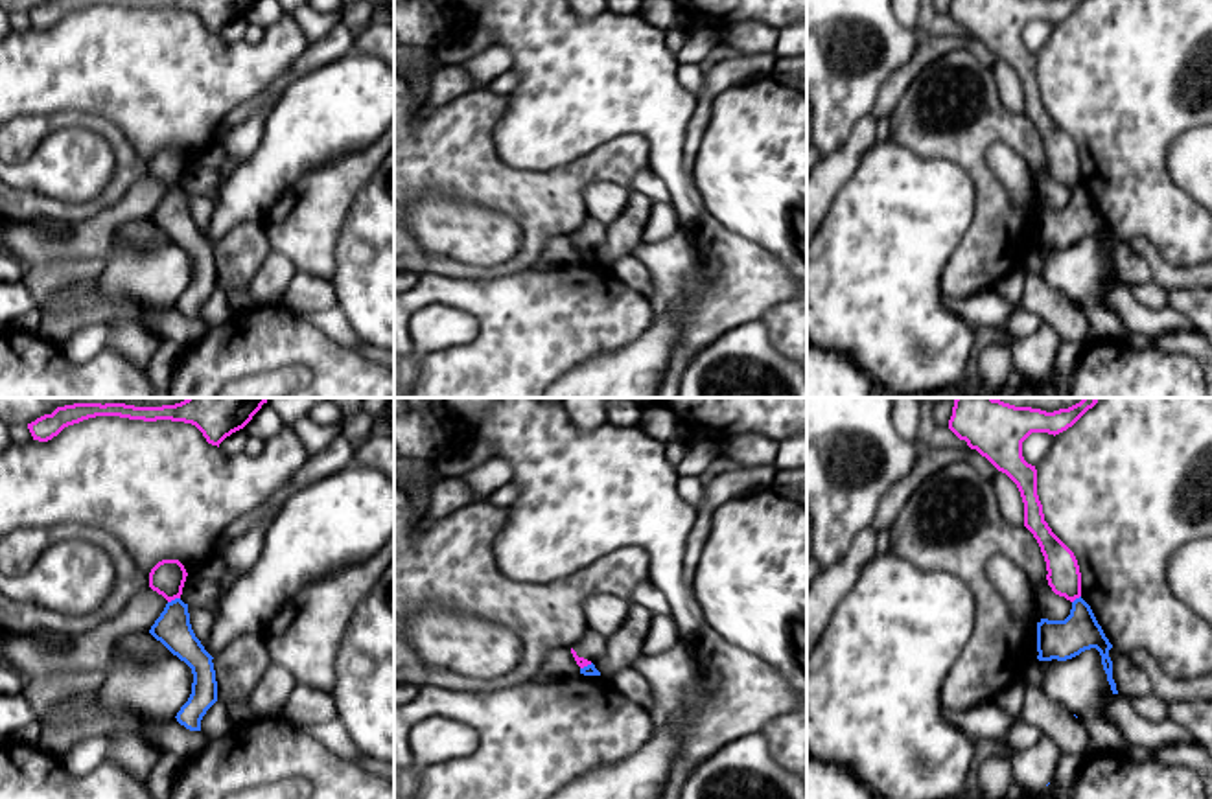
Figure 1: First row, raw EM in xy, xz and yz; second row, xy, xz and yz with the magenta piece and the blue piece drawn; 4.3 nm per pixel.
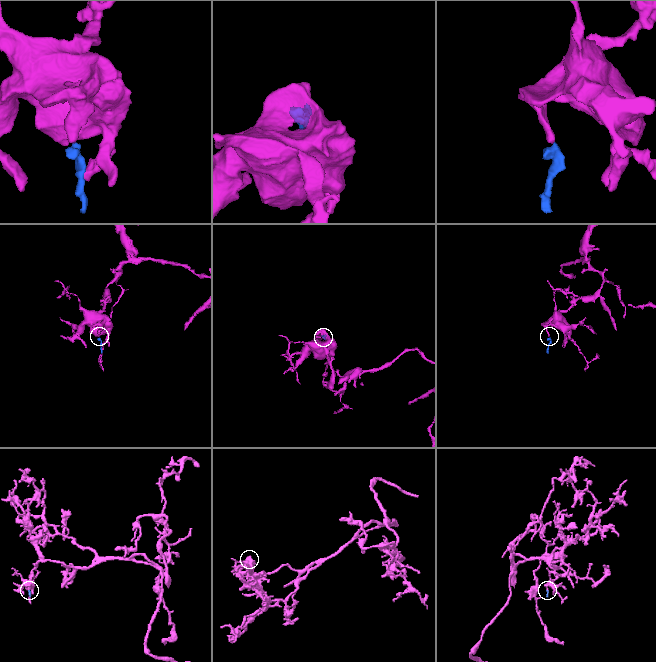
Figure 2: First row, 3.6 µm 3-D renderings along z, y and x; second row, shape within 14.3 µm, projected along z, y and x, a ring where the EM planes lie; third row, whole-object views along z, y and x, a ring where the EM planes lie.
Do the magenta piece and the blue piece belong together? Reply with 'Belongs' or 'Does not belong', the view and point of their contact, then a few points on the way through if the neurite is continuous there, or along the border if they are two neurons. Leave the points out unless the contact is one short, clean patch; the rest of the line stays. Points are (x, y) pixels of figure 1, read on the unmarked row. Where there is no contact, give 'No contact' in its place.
Does not belong. Touches magenta at xy (174, 186). Boundary: xy (179, 185), (168, 190)

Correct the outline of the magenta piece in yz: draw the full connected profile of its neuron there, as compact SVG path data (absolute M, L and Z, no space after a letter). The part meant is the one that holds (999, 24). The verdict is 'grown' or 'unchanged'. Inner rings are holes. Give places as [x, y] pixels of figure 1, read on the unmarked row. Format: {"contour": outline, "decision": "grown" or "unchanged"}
{"contour": "M952 0L949 17L971 37L985 44L1019 75L1024 90L1024 114L1037 127L1046 149L1052 179L1074 190L1081 184L1081 160L1074 140L1044 109L1037 83L1037 57L1022 44L1022 29L1031 20L1059 22L1085 0Z", "decision": "unchanged"}

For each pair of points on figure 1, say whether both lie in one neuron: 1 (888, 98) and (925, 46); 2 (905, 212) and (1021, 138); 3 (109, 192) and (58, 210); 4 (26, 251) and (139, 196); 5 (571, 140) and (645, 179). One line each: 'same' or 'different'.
1: same
2: different
3: same
4: same
5: different

